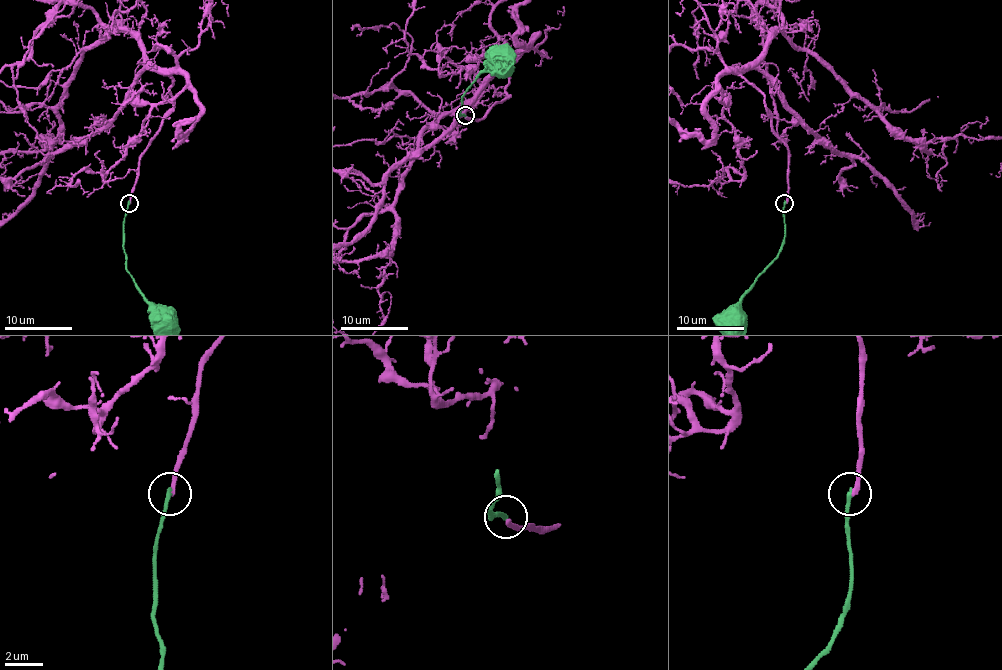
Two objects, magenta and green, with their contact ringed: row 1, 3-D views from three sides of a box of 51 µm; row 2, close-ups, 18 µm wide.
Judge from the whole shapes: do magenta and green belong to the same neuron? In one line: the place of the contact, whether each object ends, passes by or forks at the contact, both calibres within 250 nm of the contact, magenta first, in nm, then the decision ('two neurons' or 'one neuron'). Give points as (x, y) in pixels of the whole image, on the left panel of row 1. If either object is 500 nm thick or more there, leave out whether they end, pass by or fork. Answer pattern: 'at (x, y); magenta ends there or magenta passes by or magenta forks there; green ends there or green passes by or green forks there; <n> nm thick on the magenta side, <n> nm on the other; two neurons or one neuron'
at (129, 203); magenta ends there; green ends there; 240 nm thick on the magenta side, 220 nm on the other; two neurons

